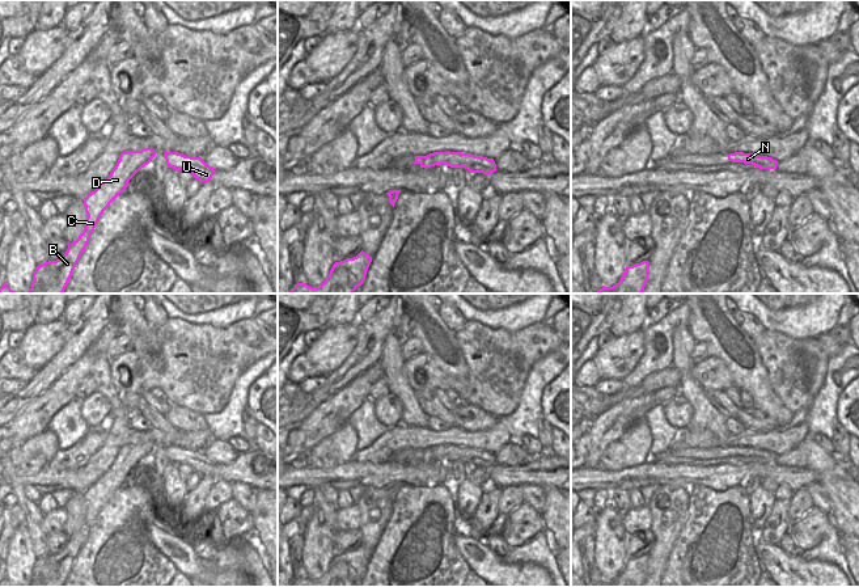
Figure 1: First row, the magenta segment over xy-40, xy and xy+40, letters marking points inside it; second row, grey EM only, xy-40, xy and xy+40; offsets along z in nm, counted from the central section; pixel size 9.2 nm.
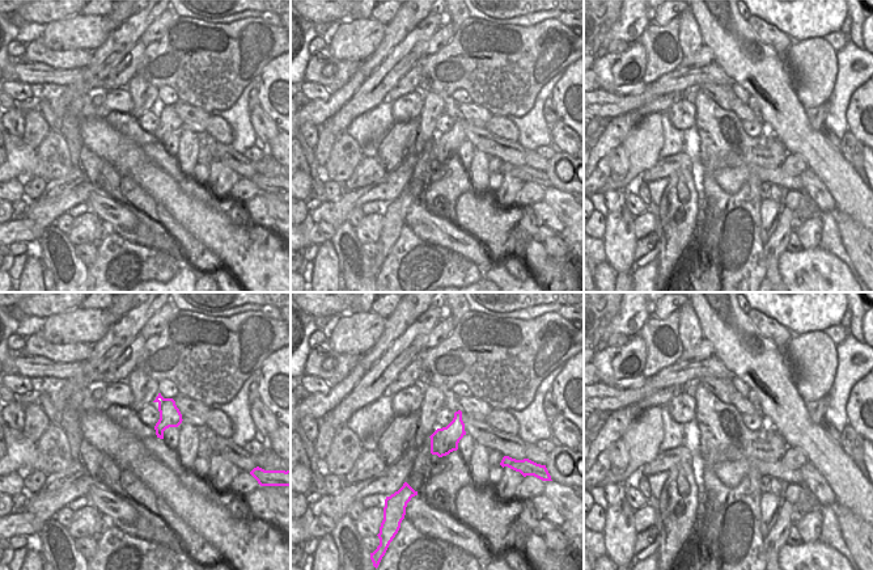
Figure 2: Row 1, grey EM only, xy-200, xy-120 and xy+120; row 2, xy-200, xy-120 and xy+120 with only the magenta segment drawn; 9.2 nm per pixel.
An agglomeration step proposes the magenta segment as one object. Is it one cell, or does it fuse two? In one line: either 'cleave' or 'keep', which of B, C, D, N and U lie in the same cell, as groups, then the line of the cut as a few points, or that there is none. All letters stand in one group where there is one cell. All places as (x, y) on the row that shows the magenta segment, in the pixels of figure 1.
cleave; groups B C D / N U; cut xy (436, 152), (420, 165)

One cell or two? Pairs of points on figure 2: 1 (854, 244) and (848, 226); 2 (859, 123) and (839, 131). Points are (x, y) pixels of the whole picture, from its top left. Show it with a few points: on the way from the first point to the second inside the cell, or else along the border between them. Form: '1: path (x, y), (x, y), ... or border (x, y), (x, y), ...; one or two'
1: path (854, 240), (850, 229); one
2: border (851, 98), (846, 113), (847, 129); two

